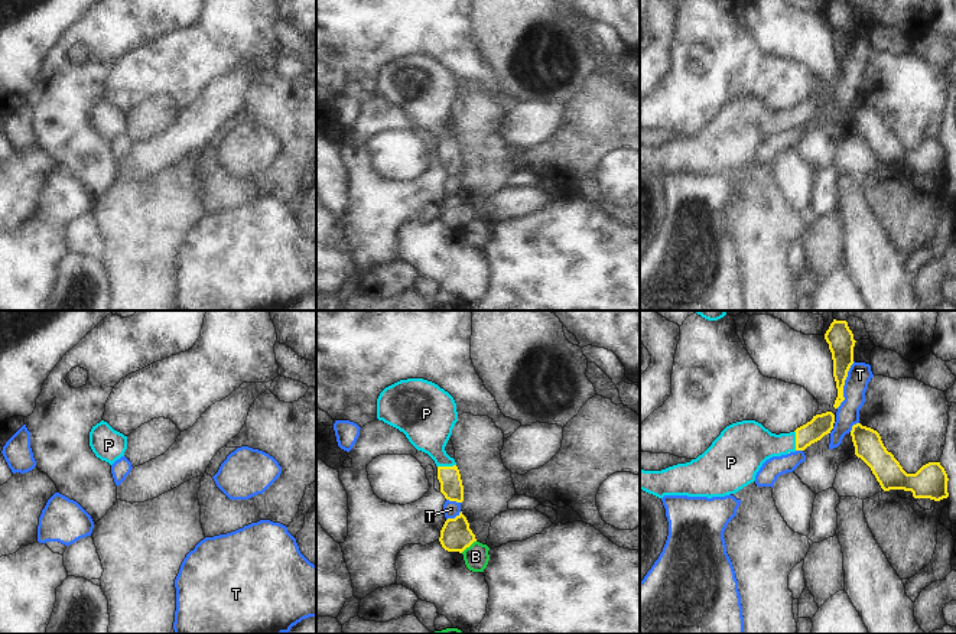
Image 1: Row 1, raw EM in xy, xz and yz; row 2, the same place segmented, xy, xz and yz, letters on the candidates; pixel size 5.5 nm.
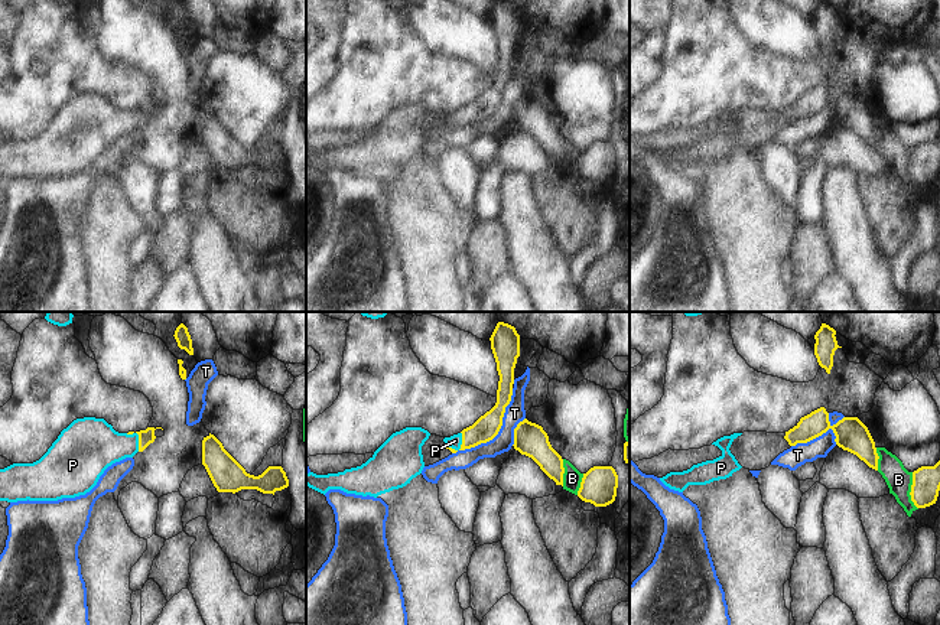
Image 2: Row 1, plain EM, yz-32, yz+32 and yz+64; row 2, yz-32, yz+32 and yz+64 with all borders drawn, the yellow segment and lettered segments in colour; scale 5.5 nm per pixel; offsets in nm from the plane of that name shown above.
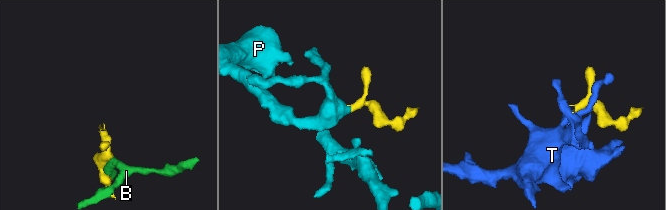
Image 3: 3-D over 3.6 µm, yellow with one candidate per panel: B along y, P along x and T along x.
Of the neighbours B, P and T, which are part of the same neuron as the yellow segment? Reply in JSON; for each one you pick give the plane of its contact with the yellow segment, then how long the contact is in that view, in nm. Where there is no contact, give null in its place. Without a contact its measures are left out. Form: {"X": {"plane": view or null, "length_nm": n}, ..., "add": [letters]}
{"P": {"plane": "yz", "length_nm": 110}, "add": ["P"]}

